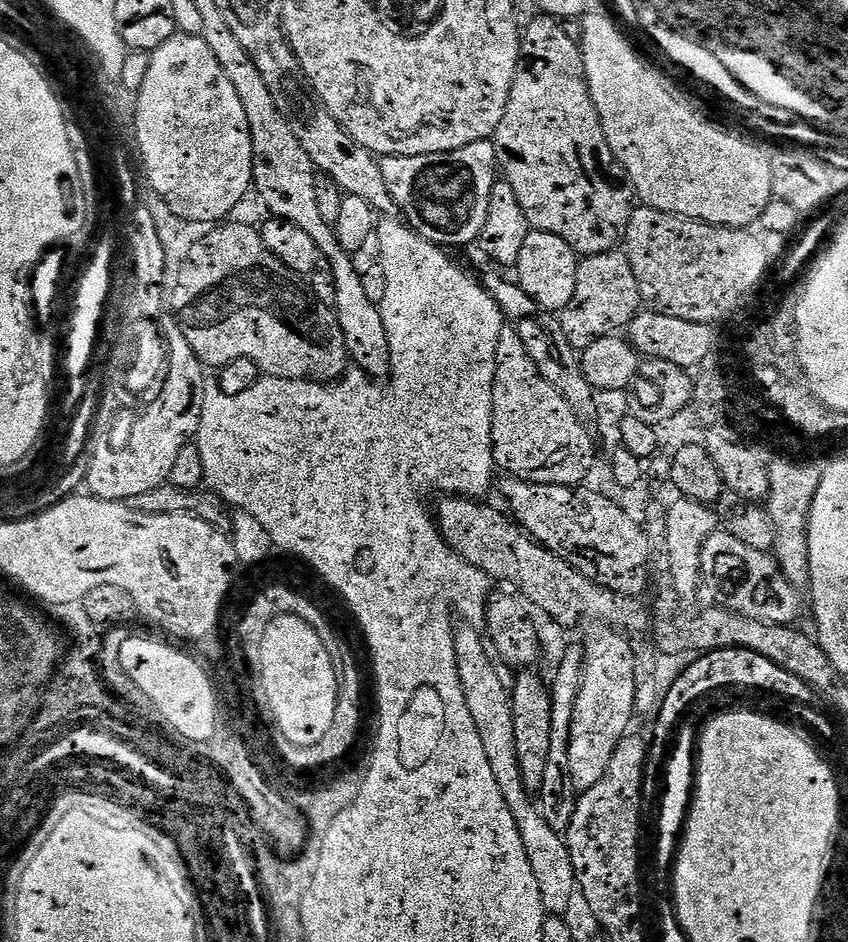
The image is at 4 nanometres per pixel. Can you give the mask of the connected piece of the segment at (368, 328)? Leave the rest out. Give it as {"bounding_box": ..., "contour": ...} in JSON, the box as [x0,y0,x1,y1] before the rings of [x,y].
{"bounding_box":[200,6,387,354],"contour":[[[205,6],[200,16],[204,19],[202,35],[204,41],[214,50],[214,58],[226,70],[226,78],[238,90],[238,98],[242,98],[242,106],[246,110],[246,118],[250,122],[250,134],[254,146],[254,162],[252,163],[252,183],[254,192],[260,195],[260,200],[269,208],[271,215],[277,220],[294,222],[310,237],[314,246],[318,246],[323,263],[328,264],[332,271],[332,292],[336,295],[334,311],[338,318],[338,326],[342,330],[344,345],[349,354],[356,352],[387,353],[386,326],[382,326],[382,314],[377,301],[372,300],[360,272],[356,269],[353,257],[346,251],[336,237],[336,229],[327,224],[318,214],[318,190],[316,189],[316,168],[310,162],[310,154],[302,150],[298,138],[294,138],[294,130],[282,118],[278,106],[274,106],[274,98],[262,82],[262,74],[258,66],[242,50],[242,42],[234,38],[234,34],[224,25],[222,14],[217,8]]]}

